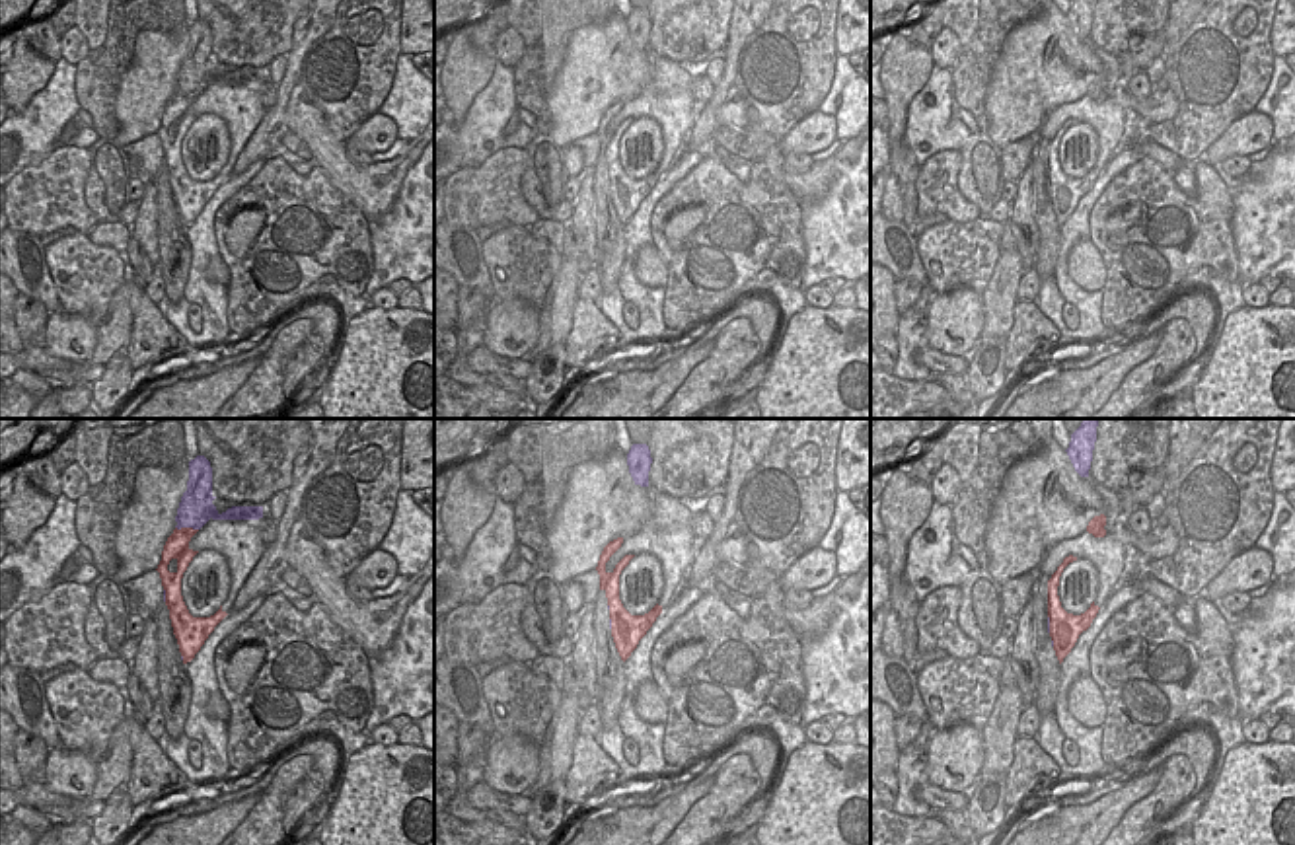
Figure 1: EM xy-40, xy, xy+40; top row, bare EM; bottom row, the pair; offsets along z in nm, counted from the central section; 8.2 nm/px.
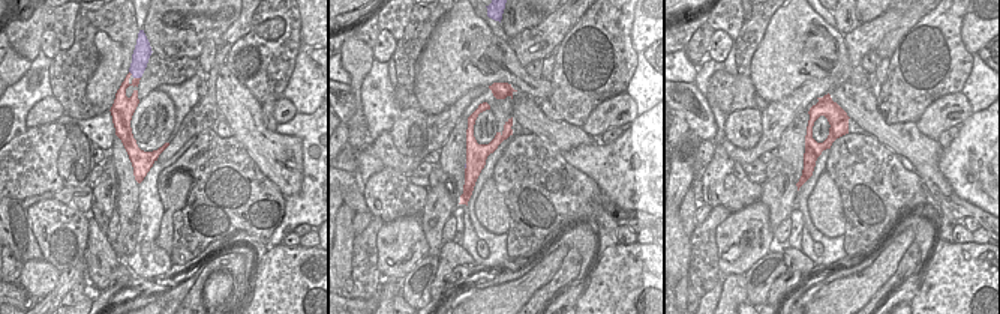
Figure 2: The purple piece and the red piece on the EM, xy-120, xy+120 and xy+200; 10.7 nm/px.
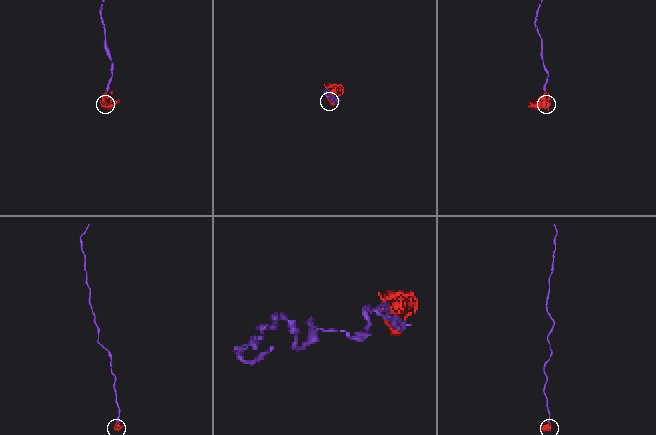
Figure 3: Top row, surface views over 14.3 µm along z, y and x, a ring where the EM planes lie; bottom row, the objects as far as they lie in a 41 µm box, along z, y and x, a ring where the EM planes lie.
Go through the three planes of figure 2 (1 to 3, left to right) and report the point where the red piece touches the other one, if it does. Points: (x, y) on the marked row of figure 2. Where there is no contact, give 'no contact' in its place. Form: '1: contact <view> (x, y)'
1: contact xy-120 (137, 77)
2: contact xy+120 (465, 167)
3: no contact

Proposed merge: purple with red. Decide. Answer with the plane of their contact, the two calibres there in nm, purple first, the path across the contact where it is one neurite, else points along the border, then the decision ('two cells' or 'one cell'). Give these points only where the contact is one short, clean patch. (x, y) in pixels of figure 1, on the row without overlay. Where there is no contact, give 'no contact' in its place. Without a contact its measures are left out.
xy-40 | 280/190 nm | two cells

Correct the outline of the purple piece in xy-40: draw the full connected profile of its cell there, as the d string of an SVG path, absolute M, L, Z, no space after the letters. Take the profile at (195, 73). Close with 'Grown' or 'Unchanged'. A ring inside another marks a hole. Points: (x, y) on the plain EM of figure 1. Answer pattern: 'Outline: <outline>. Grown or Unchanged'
Outline: M197 19L189 25L187 55L181 60L177 72L177 93L193 92L201 93L212 84L259 84L263 82L263 70L232 70L226 76L218 76L212 68L212 31L204 19Z. Unchanged

